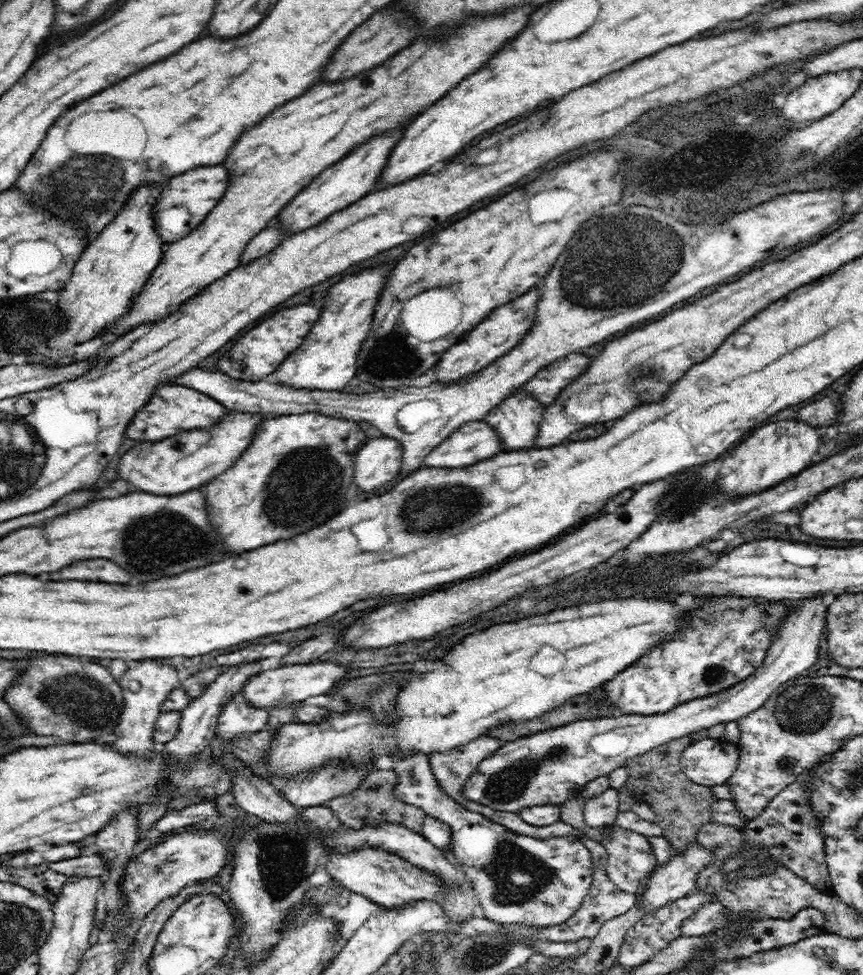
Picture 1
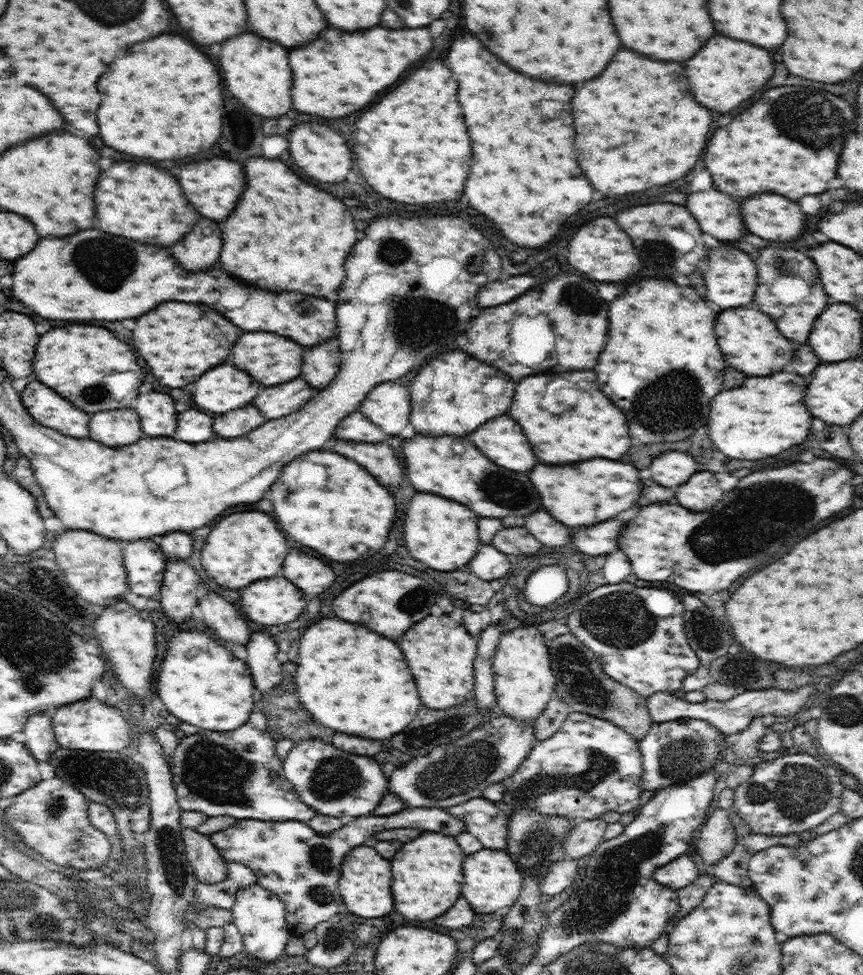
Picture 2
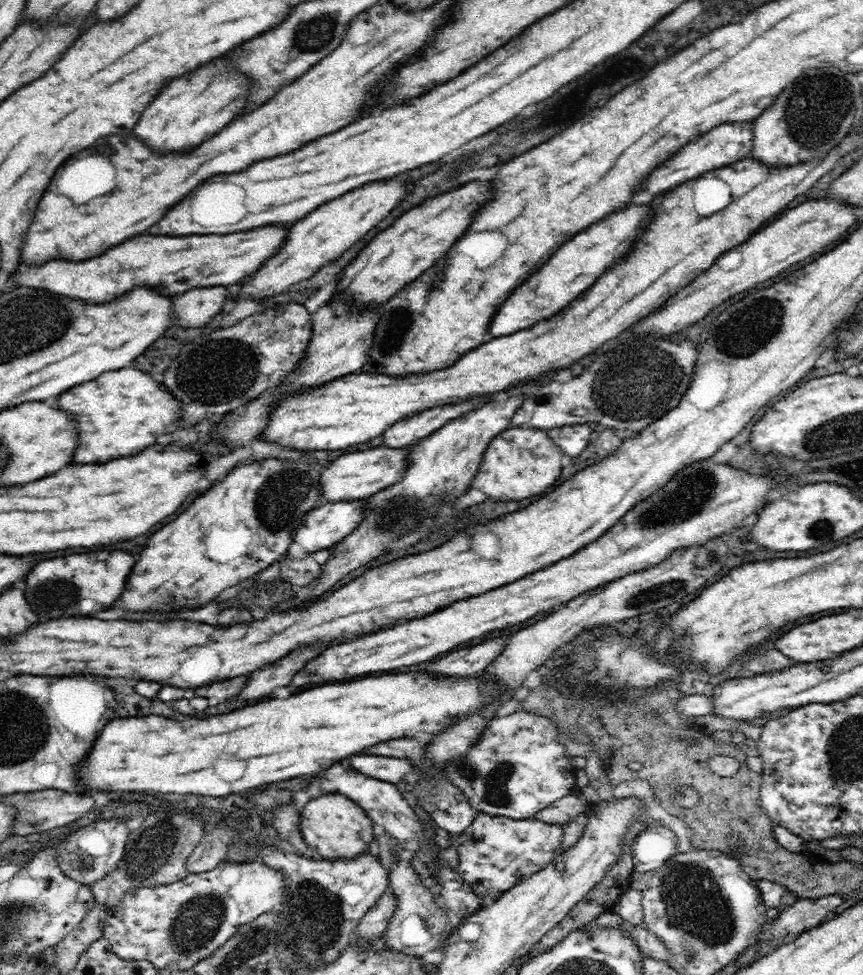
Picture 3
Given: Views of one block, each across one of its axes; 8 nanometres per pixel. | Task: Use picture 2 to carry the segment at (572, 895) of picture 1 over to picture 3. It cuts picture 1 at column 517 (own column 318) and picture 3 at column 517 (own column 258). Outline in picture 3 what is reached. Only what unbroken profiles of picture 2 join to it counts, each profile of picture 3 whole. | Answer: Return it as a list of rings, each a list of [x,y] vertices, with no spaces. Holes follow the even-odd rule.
[[[476,813],[472,824],[460,834],[452,835],[451,843],[459,854],[458,871],[466,884],[488,905],[538,870],[546,868],[559,854],[563,826],[542,822],[536,817],[522,820]]]

